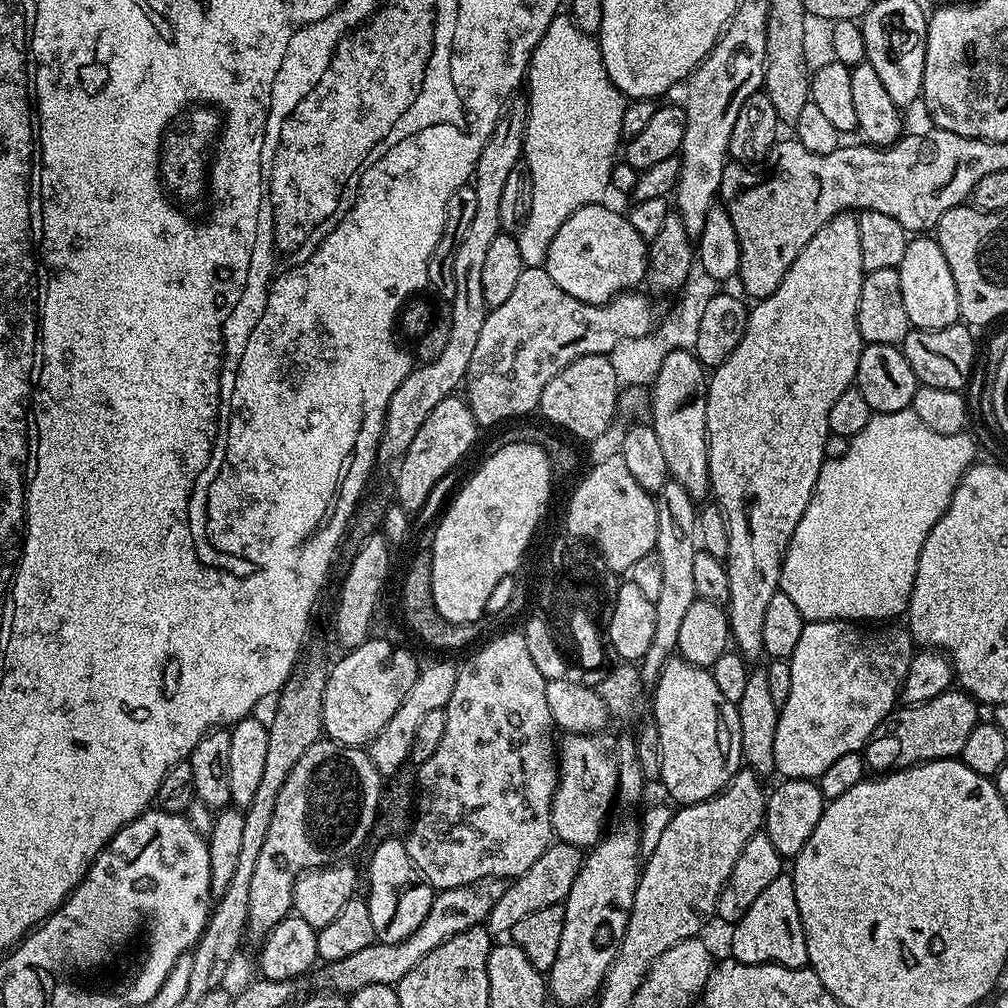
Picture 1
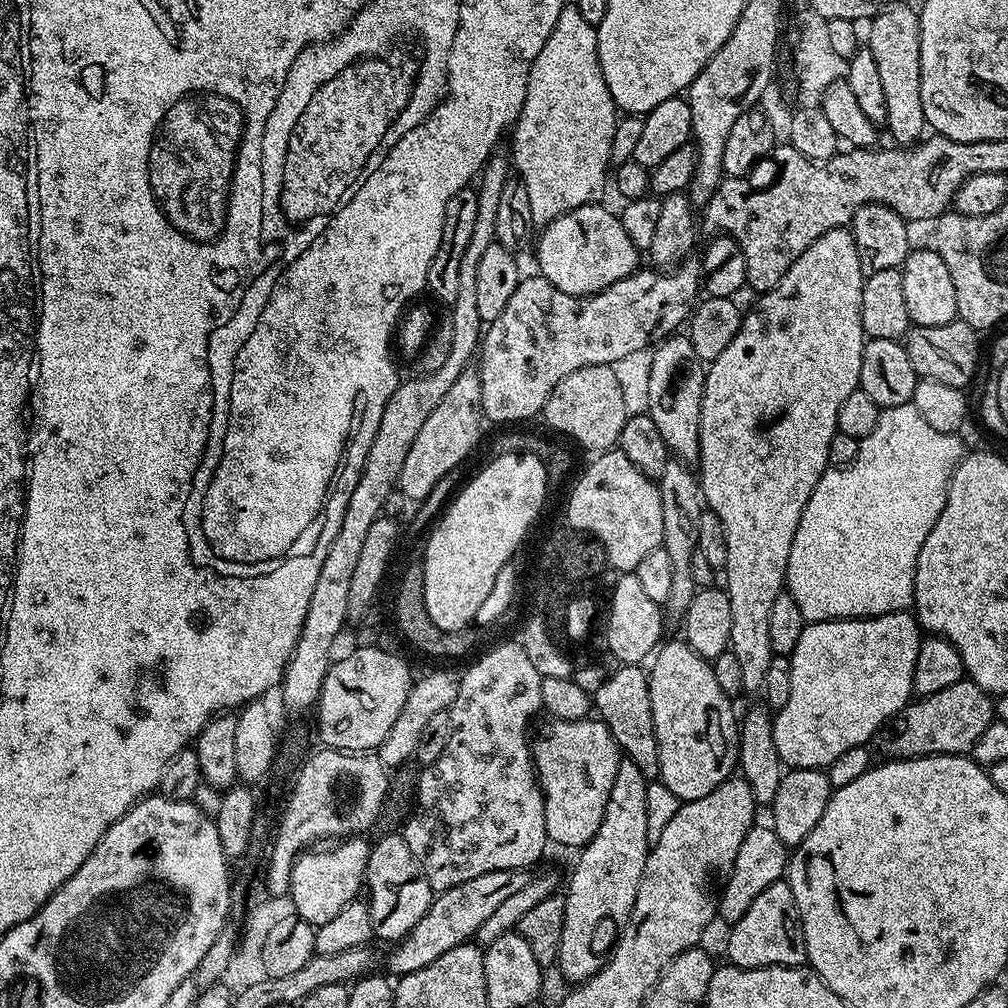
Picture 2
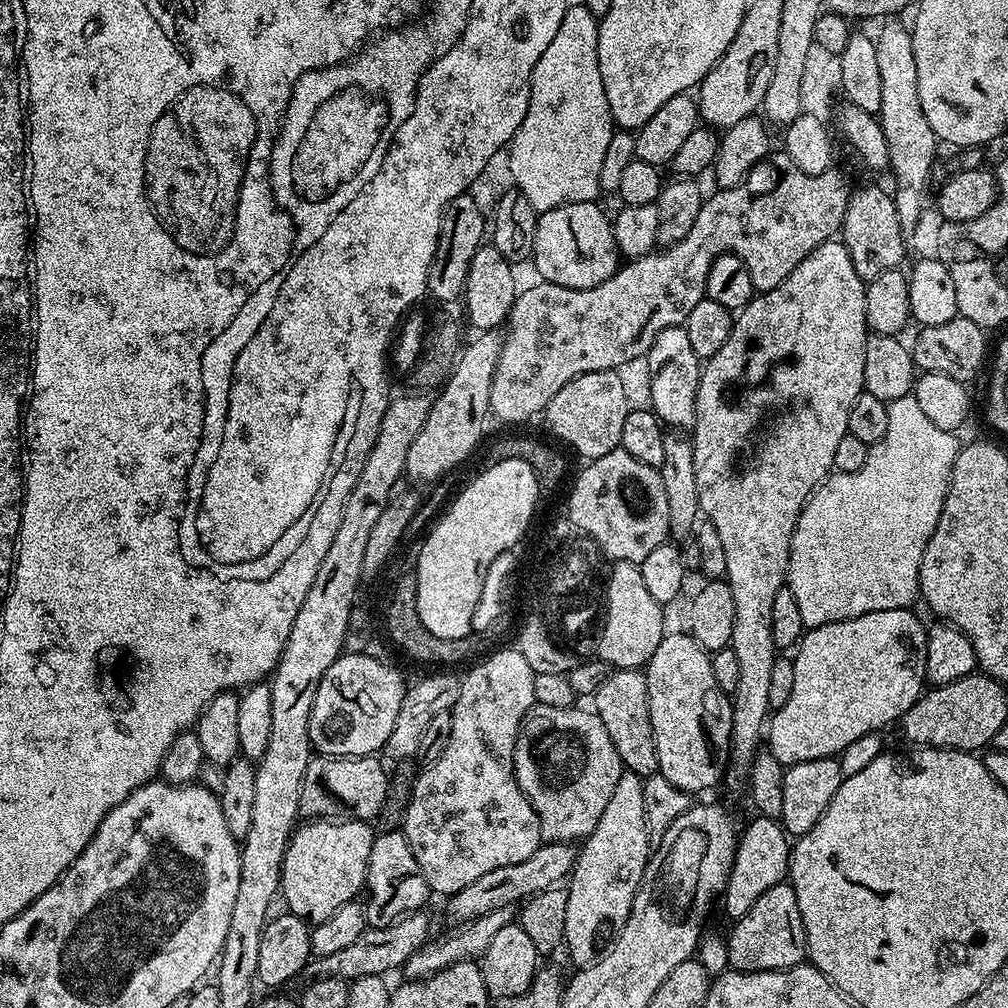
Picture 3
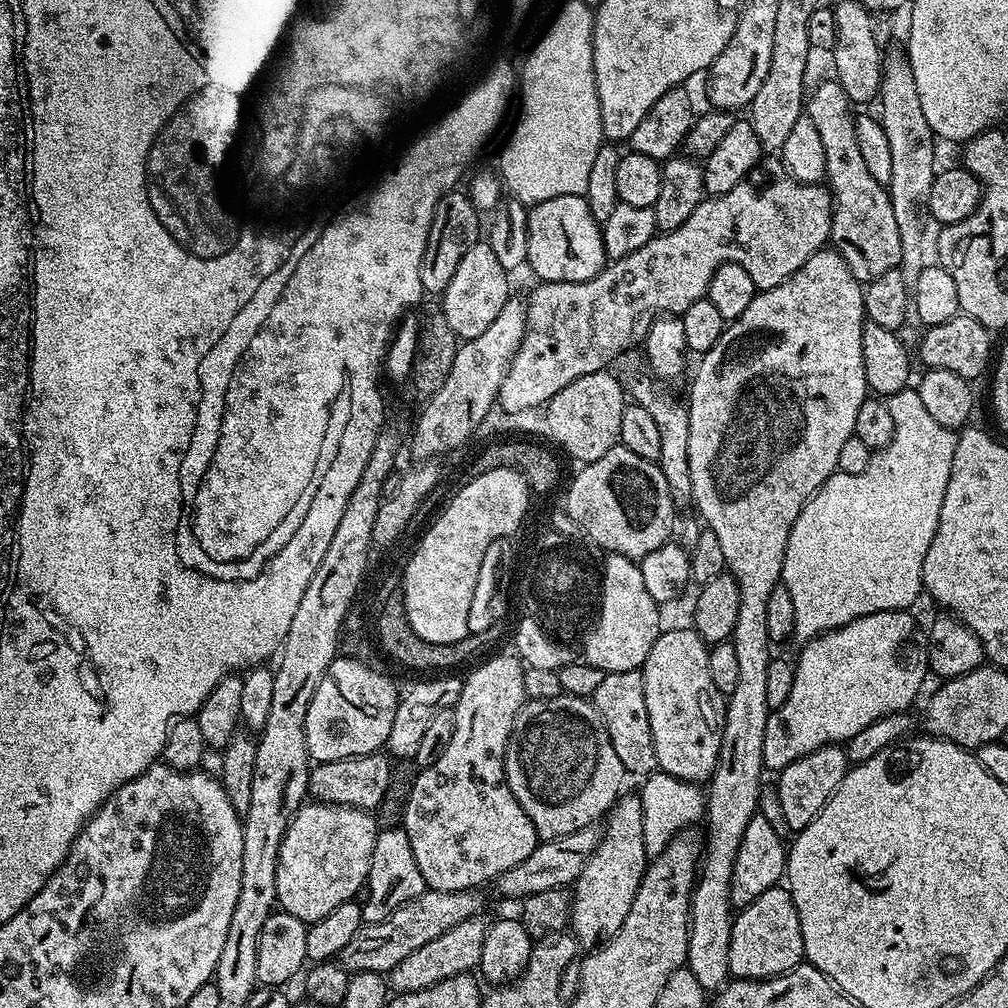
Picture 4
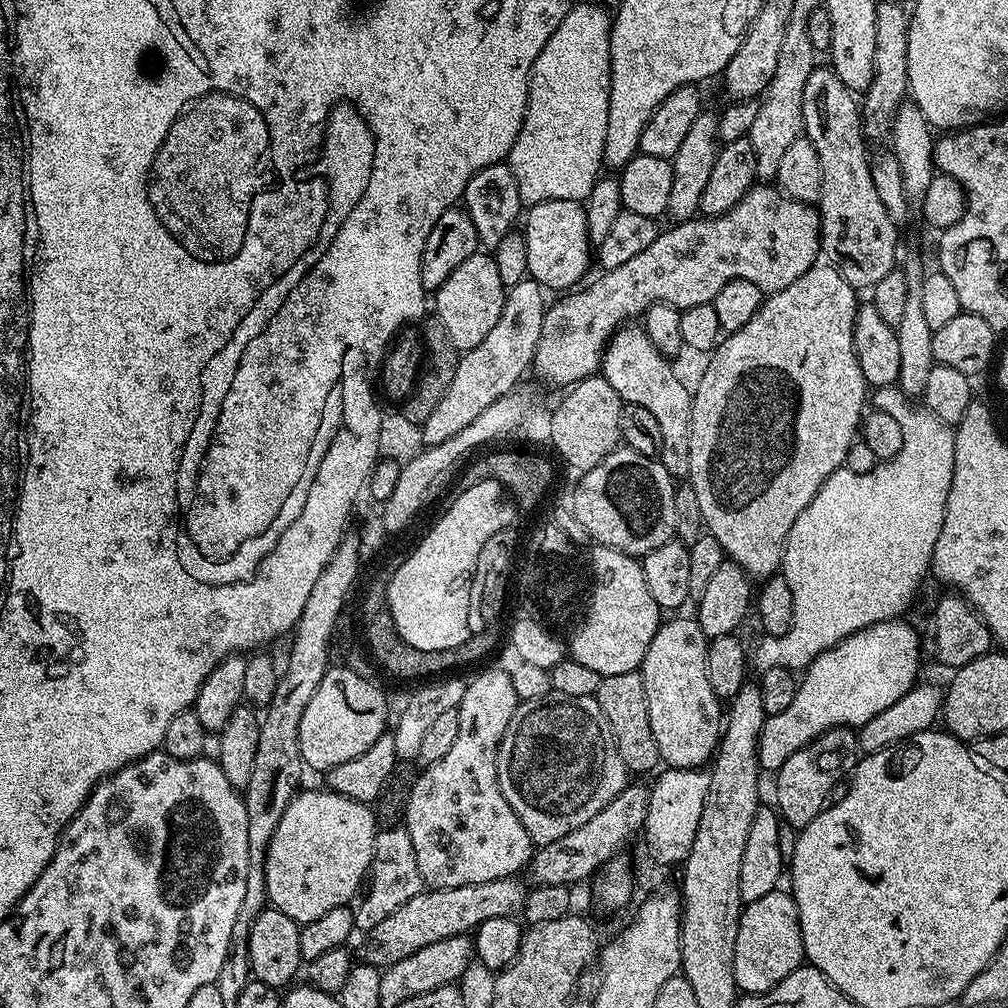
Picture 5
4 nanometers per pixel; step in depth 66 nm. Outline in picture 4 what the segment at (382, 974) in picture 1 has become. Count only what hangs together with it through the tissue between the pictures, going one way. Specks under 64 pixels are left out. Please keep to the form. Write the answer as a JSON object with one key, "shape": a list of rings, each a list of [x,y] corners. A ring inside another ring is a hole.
{"shape":[[[589,826],[582,830],[574,830],[574,834],[559,836],[553,840],[537,843],[536,849],[518,866],[510,866],[510,870],[502,870],[494,881],[494,889],[500,896],[508,900],[523,901],[525,896],[538,894],[541,890],[554,890],[555,888],[568,888],[575,885],[576,879],[582,874],[586,862],[594,854],[600,844],[601,829]]]}

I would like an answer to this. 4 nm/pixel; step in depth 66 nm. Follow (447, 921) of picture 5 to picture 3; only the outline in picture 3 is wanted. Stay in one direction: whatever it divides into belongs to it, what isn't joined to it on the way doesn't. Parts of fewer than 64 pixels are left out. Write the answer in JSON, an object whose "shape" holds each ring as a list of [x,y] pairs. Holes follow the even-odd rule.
{"shape":[[[427,911],[409,912],[393,924],[381,928],[365,927],[354,943],[347,945],[335,954],[326,954],[309,959],[303,970],[308,980],[317,980],[323,976],[333,976],[346,981],[357,980],[363,976],[384,976],[395,970],[403,969],[404,964],[429,939]]]}

